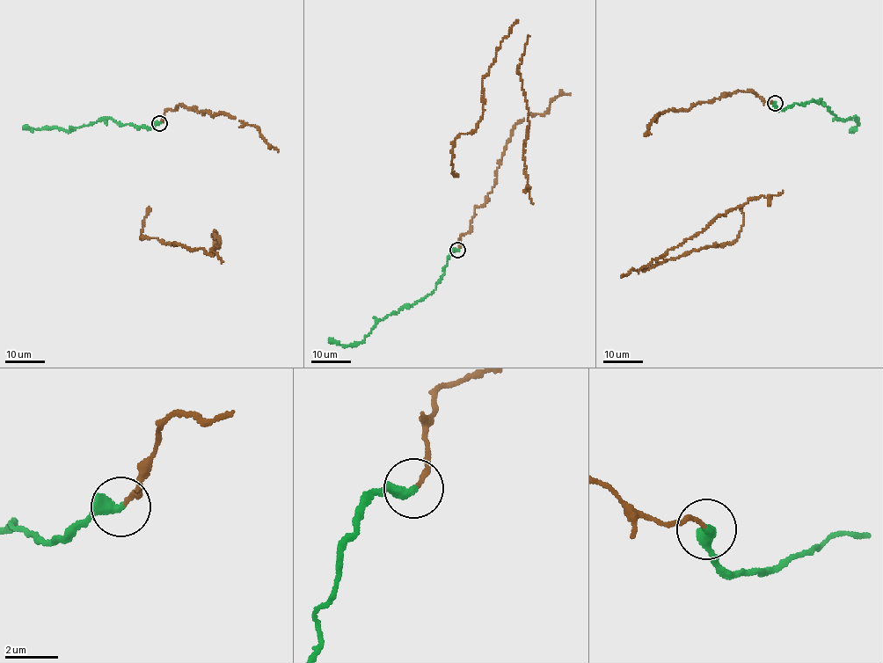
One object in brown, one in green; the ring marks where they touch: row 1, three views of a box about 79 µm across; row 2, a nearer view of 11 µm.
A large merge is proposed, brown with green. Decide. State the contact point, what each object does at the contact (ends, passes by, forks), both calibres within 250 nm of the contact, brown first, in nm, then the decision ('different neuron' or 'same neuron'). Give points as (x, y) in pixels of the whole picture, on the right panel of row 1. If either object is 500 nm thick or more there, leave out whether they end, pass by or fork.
(775, 103) | brown ends | green ends | 160/400 nm | same neuron

